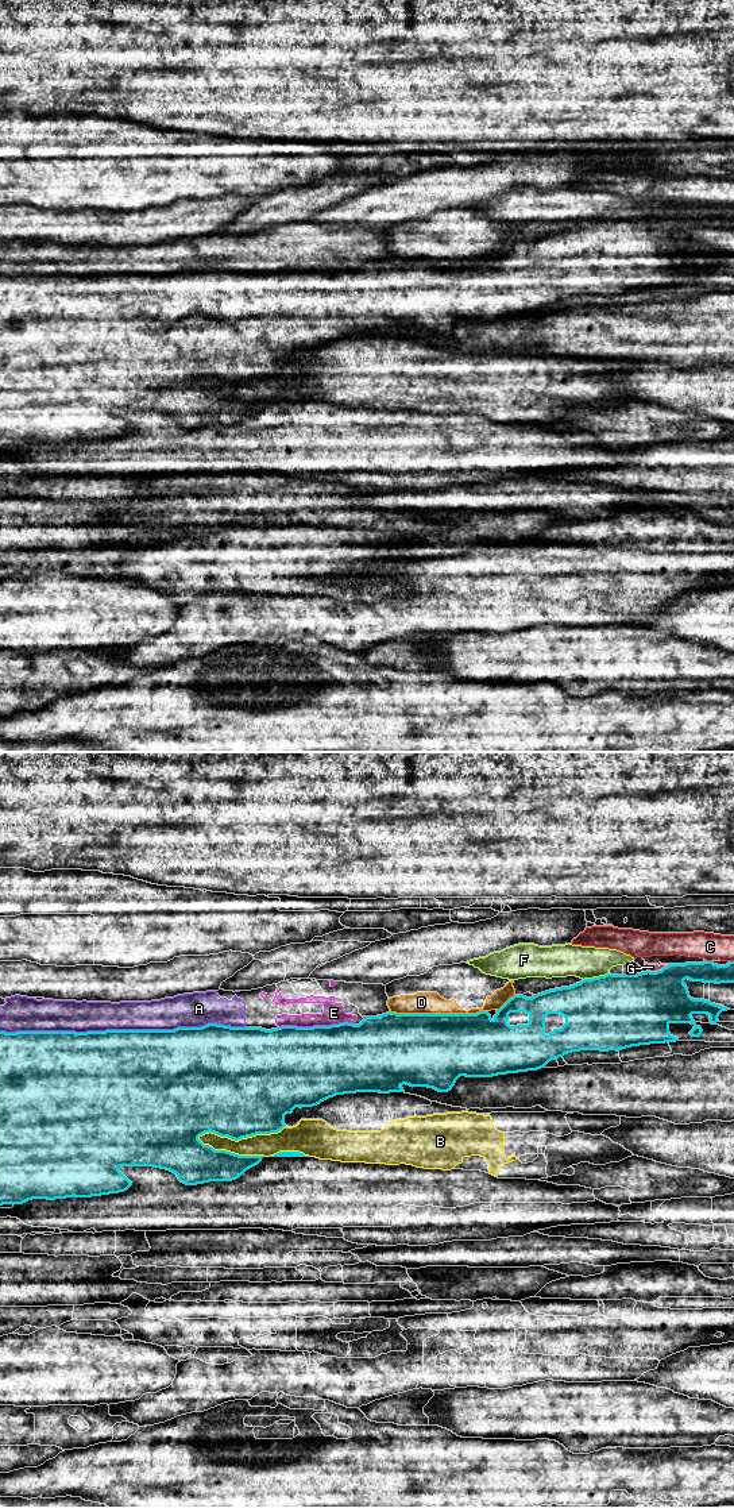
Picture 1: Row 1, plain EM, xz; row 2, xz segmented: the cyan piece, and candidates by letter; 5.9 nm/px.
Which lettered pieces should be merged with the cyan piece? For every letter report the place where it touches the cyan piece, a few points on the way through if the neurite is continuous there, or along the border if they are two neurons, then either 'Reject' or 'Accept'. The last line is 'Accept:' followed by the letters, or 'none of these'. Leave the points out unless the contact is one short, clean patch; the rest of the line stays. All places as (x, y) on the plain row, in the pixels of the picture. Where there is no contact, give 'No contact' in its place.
A: Touches cyan at xz (122, 274). Reject
B: Touches cyan at xz (240, 382). Reject
C: Touches cyan at xz (709, 205). Reject
D: Touches cyan at xz (439, 258). Reject
E: Touches cyan at xz (316, 270). Reject
F: Touches cyan at xz (595, 222). Boundary: xz (609, 216), (583, 224). Reject
G: Touches cyan at xz (659, 215). Reject
Accept: none of these

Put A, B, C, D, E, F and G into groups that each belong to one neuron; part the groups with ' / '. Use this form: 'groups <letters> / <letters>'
groups A E / B / C / D / F G

